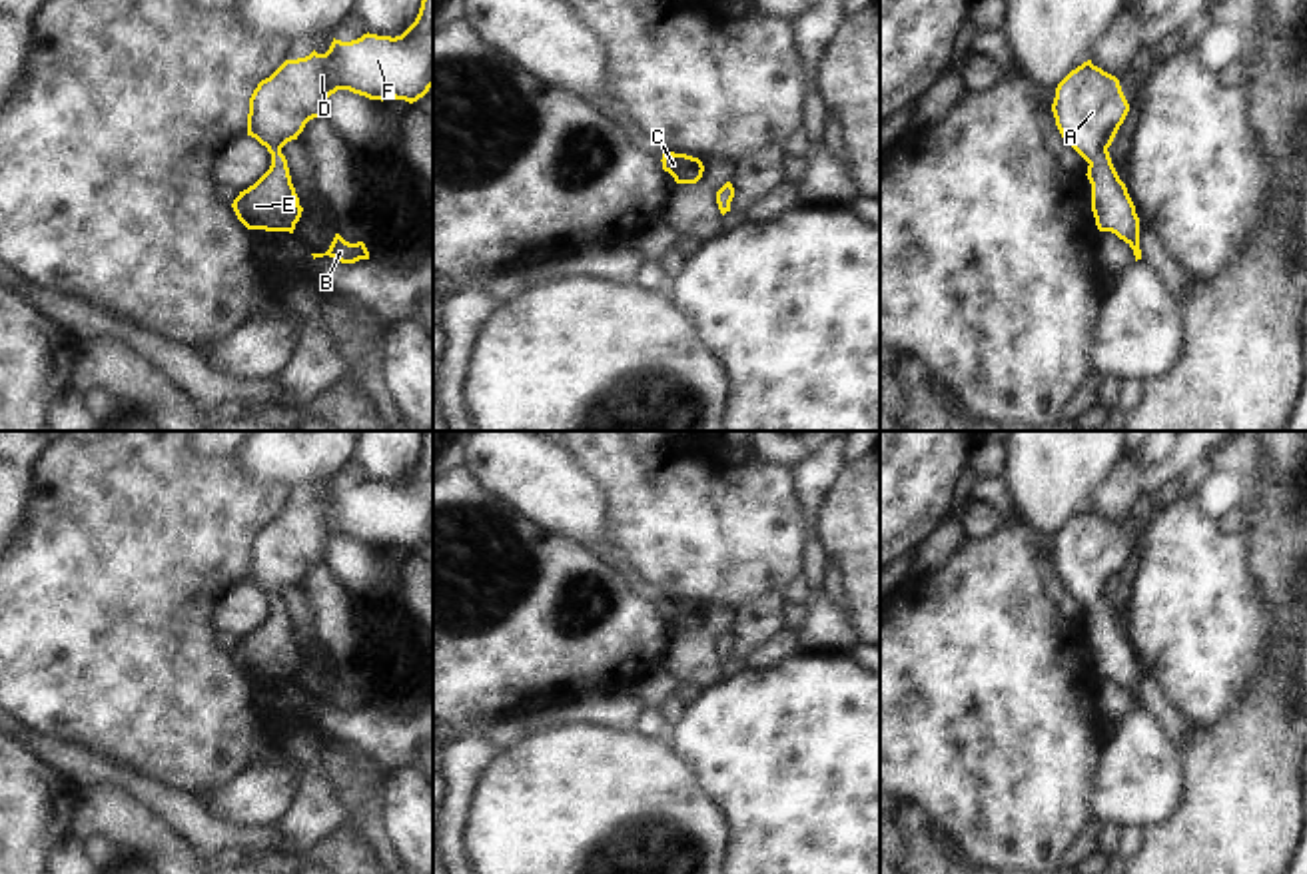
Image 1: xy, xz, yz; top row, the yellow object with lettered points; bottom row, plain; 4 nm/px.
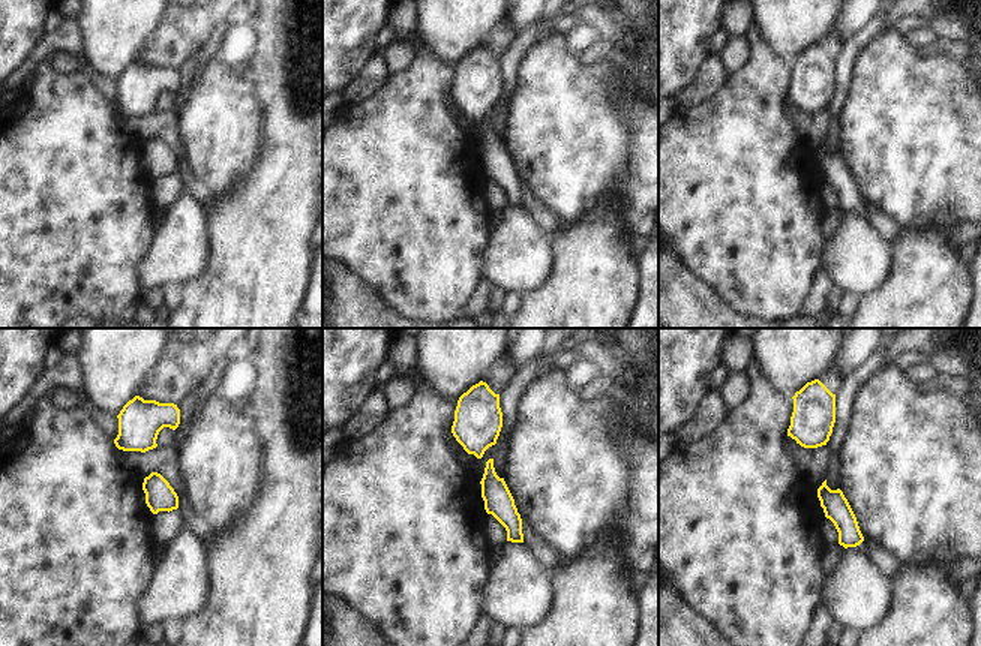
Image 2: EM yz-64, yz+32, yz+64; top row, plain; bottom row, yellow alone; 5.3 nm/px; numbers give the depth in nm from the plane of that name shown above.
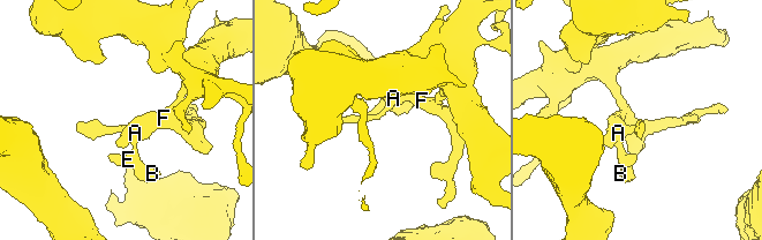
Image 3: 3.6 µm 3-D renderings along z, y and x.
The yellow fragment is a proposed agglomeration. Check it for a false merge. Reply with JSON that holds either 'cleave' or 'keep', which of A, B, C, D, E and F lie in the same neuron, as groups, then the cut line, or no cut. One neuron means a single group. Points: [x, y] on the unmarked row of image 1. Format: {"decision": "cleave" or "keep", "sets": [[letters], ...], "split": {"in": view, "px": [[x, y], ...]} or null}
{"decision": "keep", "sets": [["A", "B", "C", "D", "E", "F"]], "split": null}

